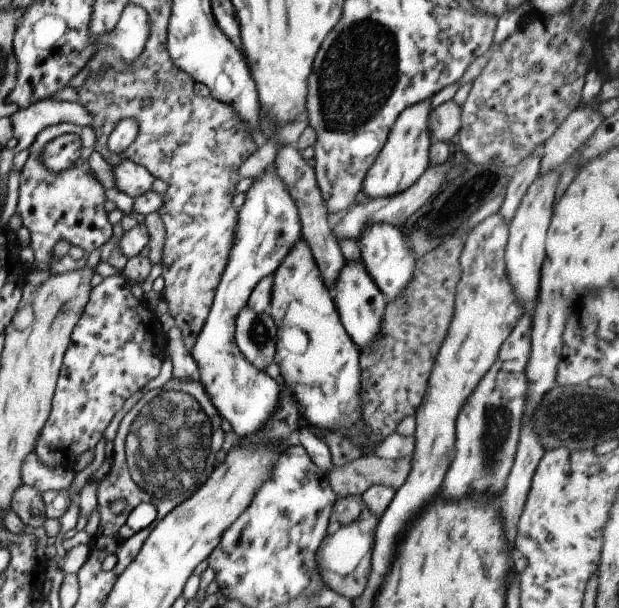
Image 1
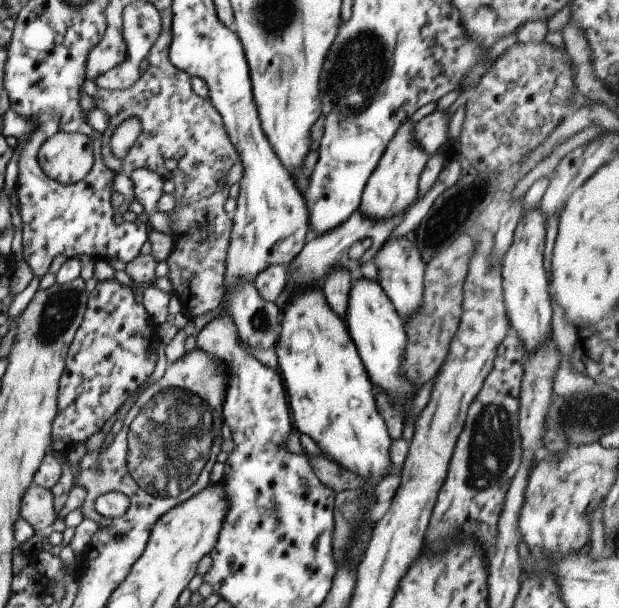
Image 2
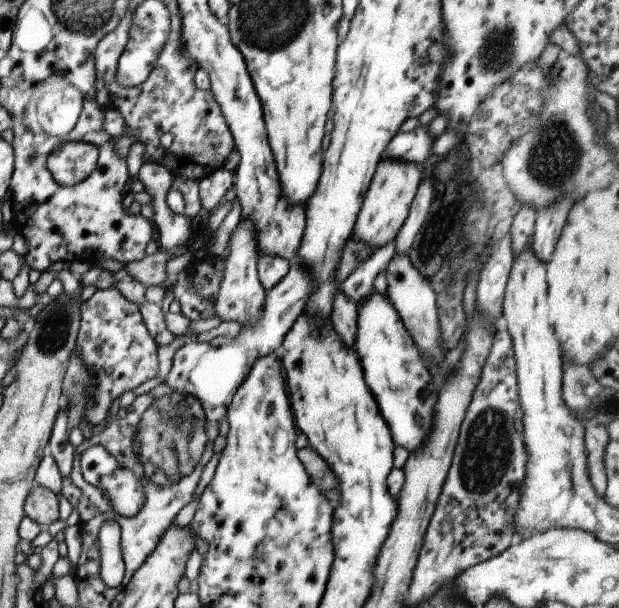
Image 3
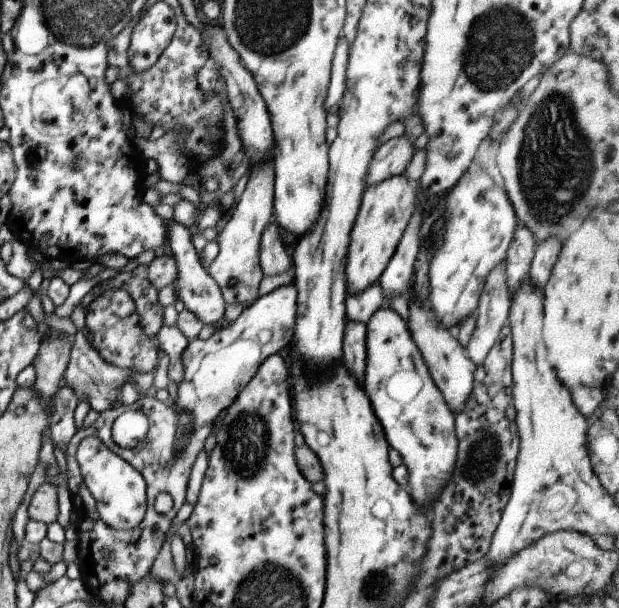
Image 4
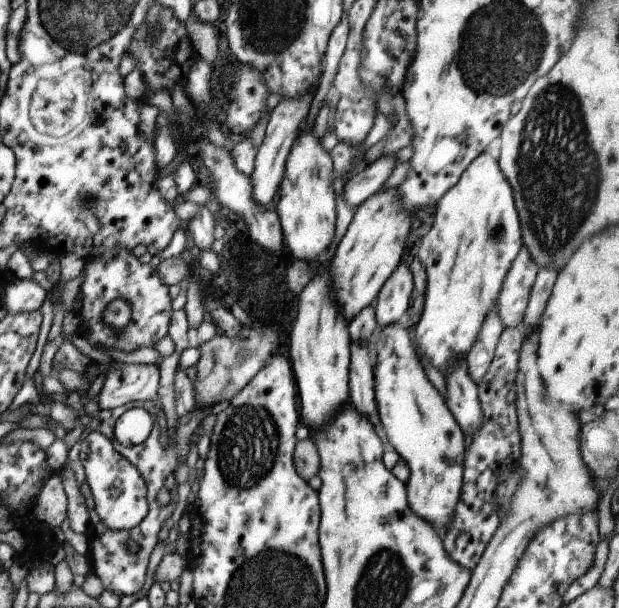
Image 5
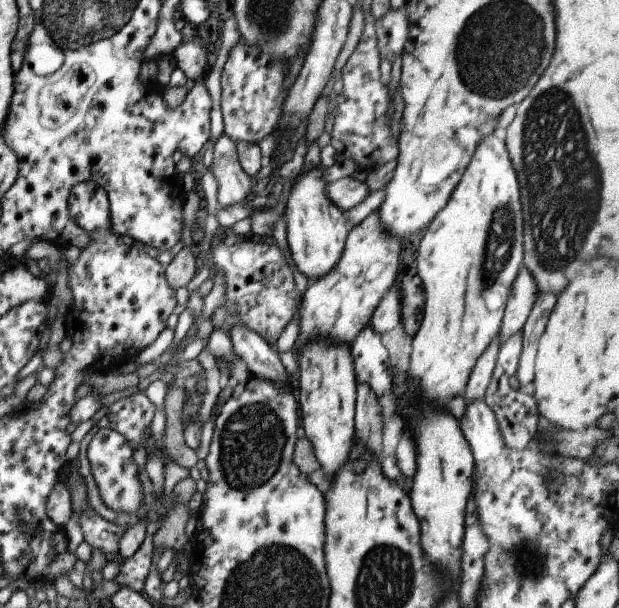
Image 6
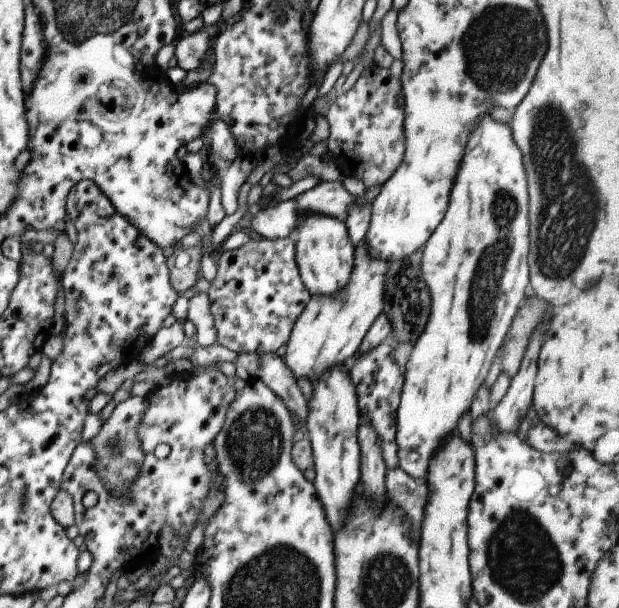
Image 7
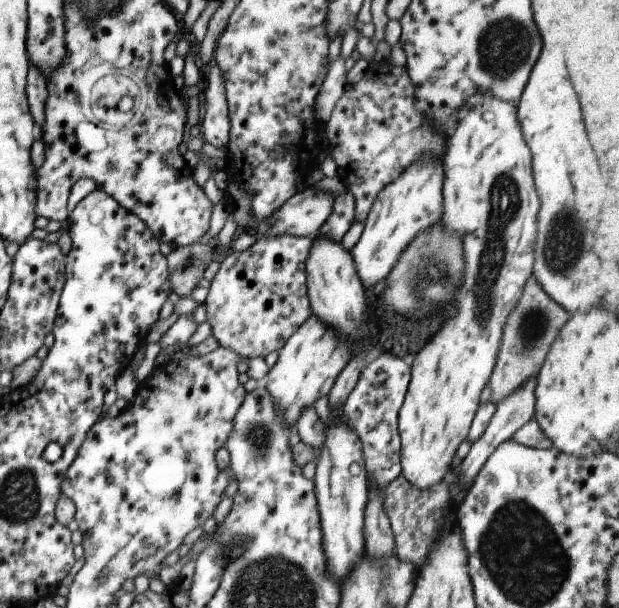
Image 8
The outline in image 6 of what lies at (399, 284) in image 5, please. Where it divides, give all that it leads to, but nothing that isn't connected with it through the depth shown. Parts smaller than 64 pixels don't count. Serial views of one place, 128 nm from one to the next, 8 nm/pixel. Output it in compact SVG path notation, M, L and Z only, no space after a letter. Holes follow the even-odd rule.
M393 283L371 315L369 326L375 334L380 335L384 332L389 332L397 324L400 324L401 302L399 300L401 300L399 285Z

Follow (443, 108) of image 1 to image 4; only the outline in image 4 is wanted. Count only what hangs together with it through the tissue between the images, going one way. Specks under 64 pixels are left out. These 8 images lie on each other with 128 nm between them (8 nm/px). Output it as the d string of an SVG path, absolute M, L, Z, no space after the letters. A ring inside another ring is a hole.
M403 135L390 138L379 145L367 169L366 186L403 173L415 151L413 141Z

